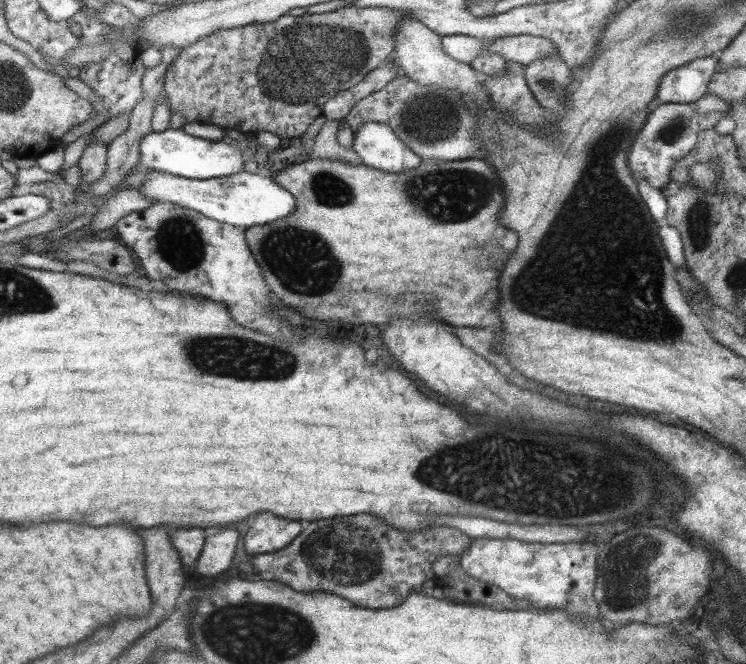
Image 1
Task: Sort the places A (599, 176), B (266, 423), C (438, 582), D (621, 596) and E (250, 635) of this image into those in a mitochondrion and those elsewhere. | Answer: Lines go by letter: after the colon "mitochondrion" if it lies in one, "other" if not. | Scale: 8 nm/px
A: mitochondrion
B: other
C: other
D: mitochondrion
E: mitochondrion

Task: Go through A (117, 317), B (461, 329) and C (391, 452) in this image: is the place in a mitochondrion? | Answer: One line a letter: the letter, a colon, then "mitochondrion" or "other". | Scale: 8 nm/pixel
A: other
B: other
C: other

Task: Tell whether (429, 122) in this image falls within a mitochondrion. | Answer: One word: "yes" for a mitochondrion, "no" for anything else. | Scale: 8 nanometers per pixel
yes

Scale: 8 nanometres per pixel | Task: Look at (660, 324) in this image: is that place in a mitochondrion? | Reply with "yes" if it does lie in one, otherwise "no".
yes

